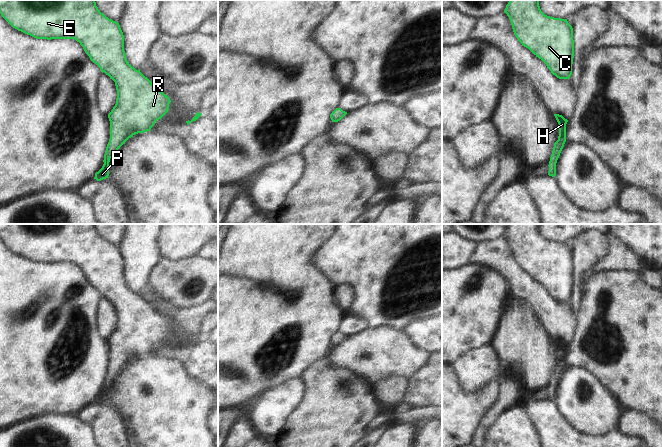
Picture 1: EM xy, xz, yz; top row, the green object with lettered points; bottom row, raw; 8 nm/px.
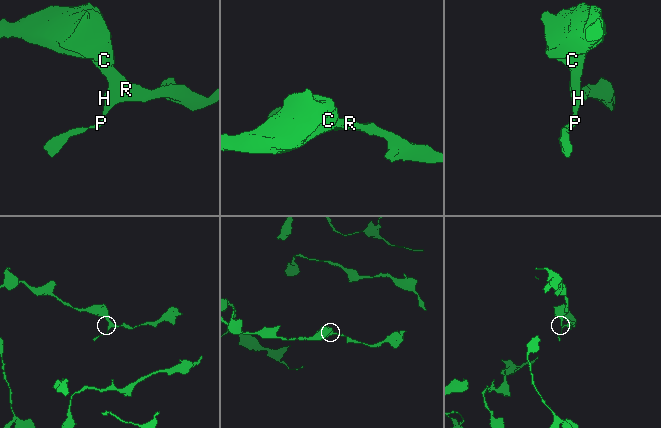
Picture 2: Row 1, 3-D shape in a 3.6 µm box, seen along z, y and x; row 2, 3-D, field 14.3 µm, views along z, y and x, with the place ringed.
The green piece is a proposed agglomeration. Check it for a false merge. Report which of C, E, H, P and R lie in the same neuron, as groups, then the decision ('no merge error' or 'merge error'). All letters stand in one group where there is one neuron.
C E H P R | no merge error

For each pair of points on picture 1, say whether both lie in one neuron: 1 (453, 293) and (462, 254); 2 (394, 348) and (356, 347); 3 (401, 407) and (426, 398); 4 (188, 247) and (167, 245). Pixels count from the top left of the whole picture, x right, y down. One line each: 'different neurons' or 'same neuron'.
1: different neurons
2: same neuron
3: different neurons
4: same neuron

